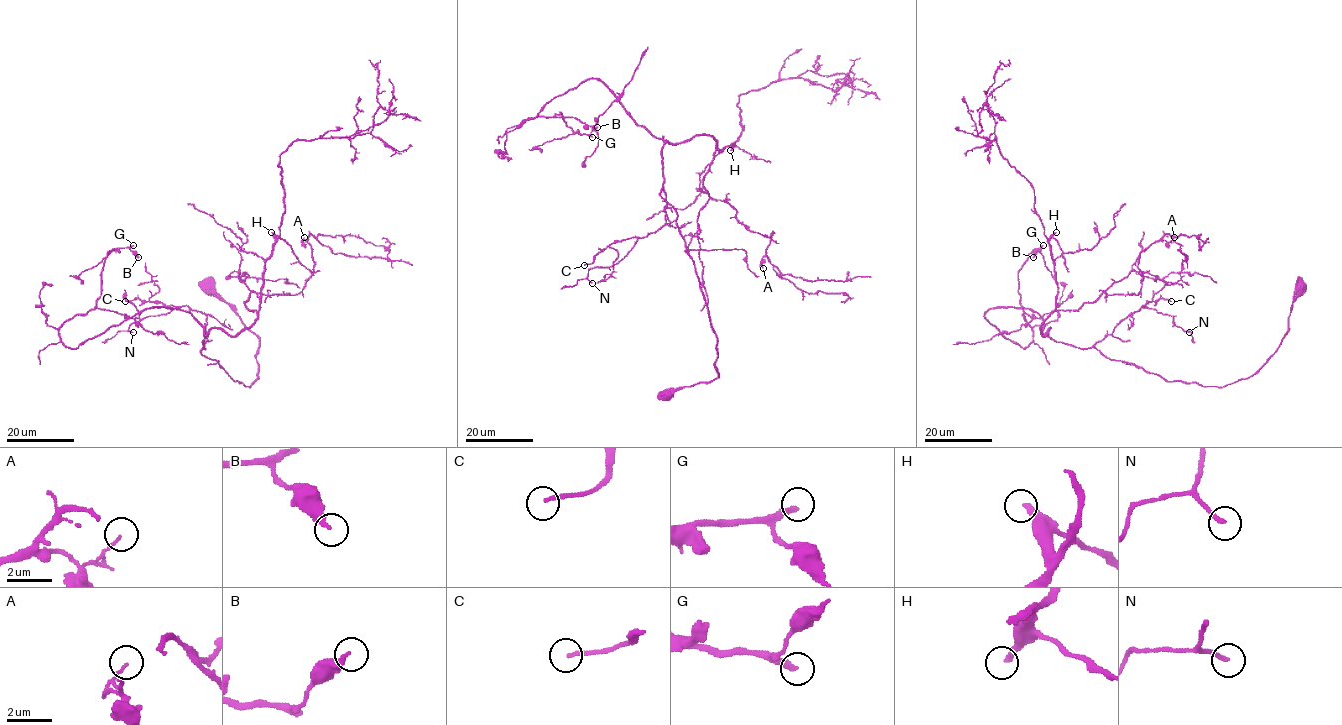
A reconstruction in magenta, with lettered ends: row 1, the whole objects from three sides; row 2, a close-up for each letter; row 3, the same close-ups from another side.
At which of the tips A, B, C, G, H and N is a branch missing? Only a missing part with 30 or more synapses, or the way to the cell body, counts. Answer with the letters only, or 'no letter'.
C, G, H

